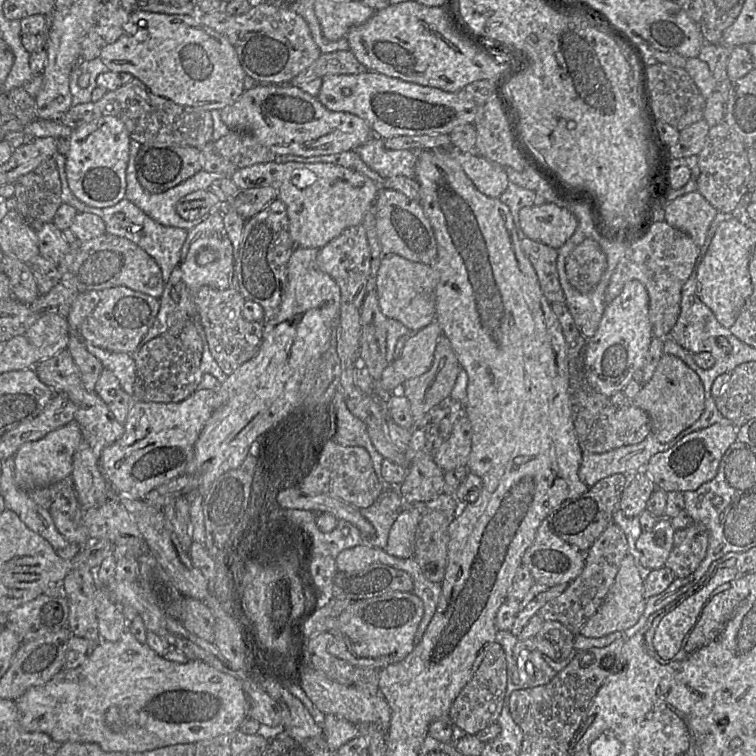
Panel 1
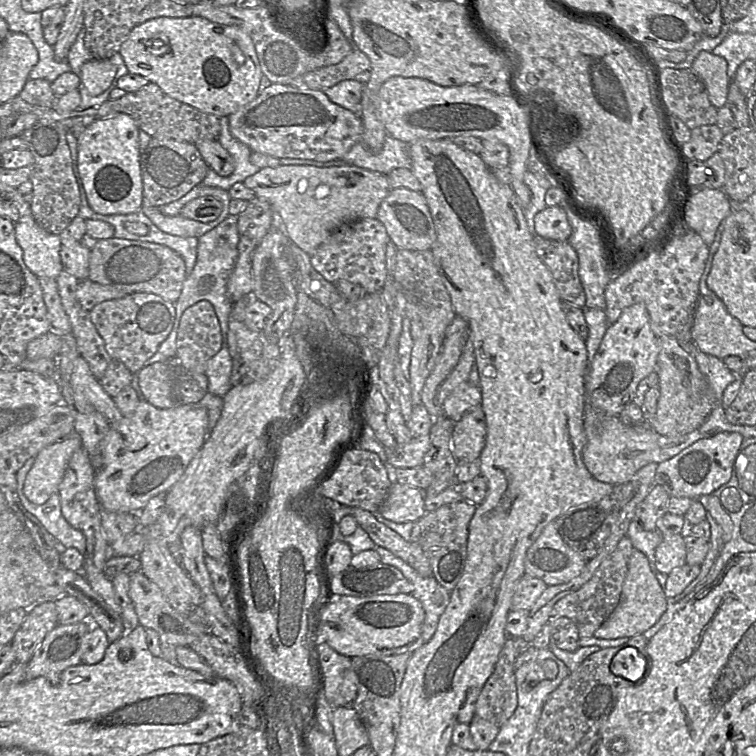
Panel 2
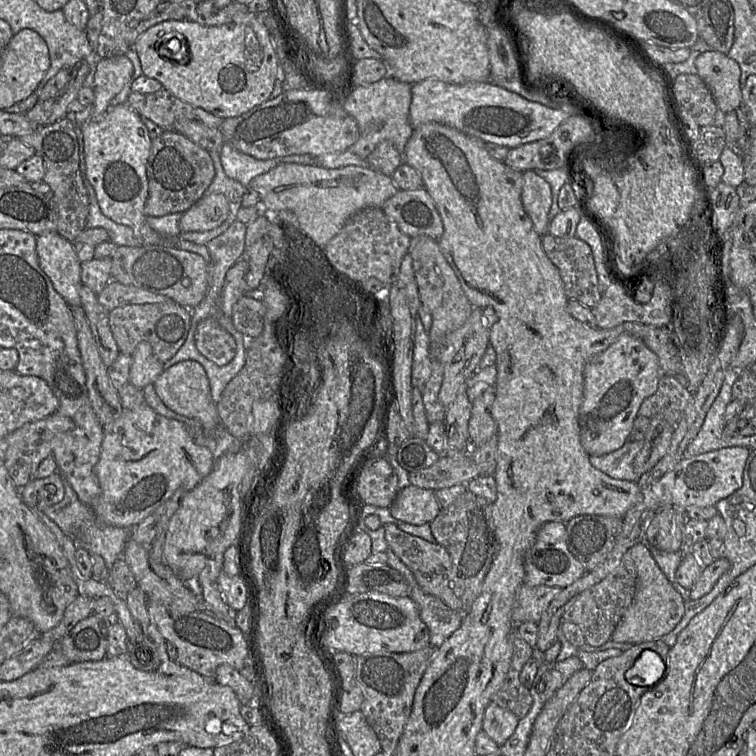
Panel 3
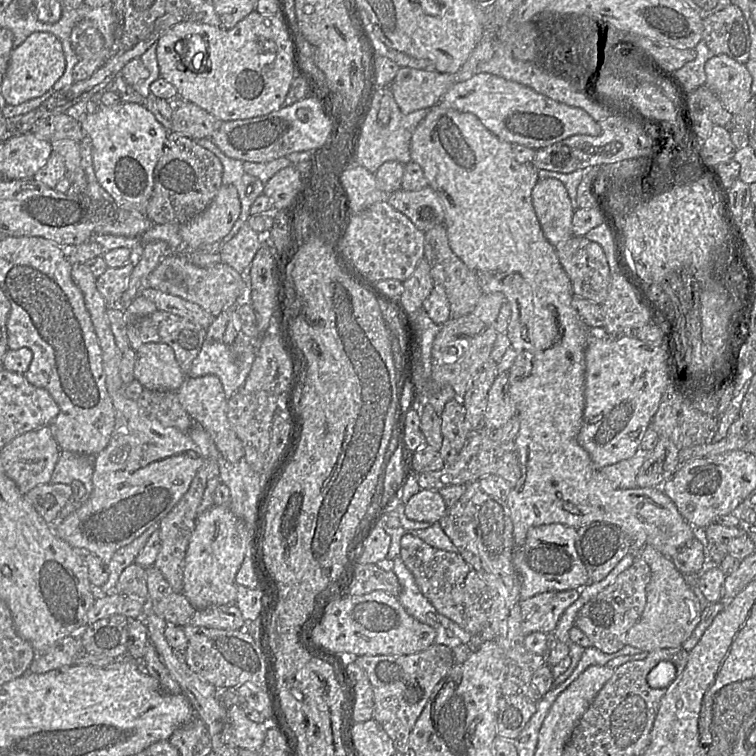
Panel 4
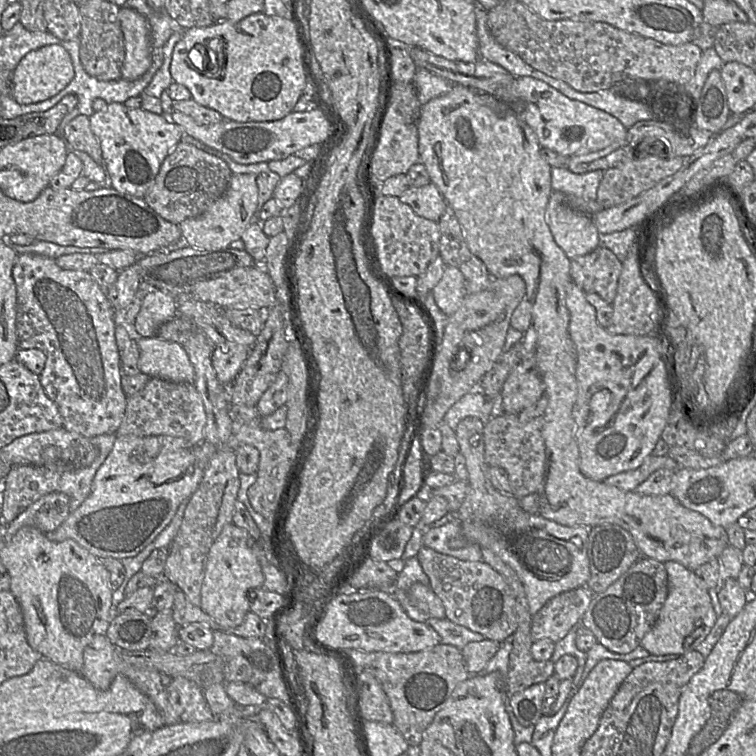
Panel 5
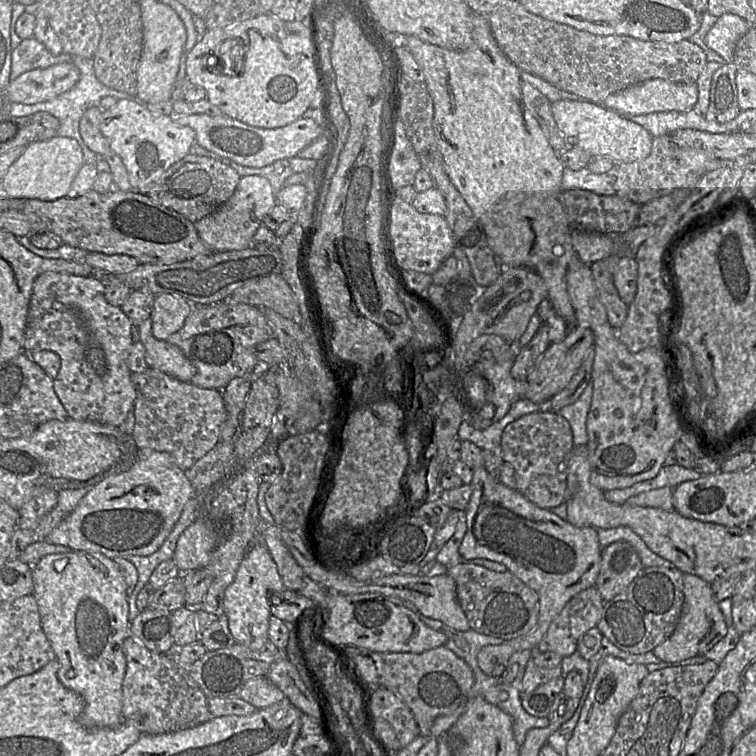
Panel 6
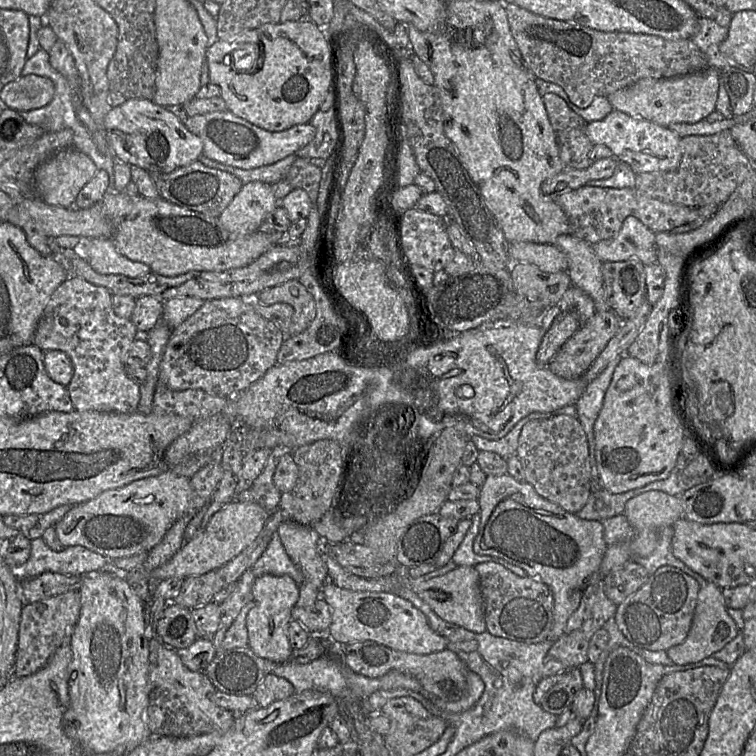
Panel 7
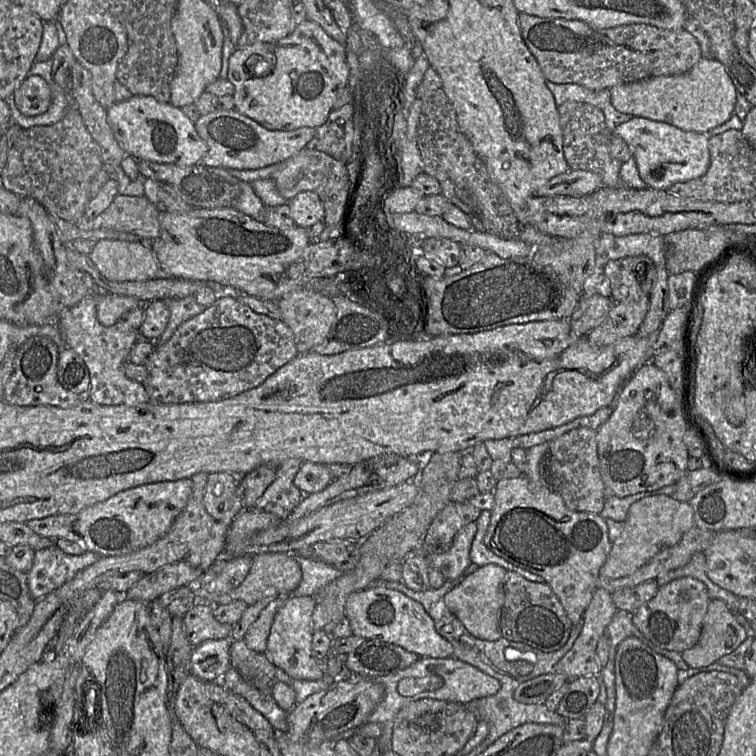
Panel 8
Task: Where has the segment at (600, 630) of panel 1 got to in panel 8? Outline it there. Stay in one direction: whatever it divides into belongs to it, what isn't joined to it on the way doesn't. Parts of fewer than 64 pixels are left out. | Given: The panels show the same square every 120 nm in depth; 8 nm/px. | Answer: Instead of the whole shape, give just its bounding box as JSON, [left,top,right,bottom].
[682,599,748,668]

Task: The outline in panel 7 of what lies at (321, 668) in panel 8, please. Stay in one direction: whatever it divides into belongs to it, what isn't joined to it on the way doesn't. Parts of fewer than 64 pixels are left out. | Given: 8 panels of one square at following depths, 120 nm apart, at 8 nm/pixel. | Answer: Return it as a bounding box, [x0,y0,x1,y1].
[246,574,299,663]

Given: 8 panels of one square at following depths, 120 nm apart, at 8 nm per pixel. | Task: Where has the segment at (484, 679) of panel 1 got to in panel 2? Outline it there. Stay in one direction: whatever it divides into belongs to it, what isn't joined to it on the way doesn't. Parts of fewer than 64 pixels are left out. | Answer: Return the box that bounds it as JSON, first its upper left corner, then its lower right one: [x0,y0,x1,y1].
[475,637,518,726]

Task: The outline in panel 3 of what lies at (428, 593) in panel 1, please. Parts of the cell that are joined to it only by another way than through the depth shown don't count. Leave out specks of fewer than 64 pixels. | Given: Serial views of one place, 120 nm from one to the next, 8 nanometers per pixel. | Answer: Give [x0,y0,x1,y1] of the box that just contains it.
[387,549,462,646]

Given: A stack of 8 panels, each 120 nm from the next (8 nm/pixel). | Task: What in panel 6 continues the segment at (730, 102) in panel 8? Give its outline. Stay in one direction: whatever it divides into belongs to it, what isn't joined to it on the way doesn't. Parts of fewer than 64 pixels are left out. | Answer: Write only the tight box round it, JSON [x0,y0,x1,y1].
[597,79,698,116]

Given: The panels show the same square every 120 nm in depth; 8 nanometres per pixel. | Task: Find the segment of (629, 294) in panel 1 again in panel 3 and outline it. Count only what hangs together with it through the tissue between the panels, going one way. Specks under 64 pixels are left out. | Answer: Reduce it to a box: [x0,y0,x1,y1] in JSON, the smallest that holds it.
[579,334,662,455]

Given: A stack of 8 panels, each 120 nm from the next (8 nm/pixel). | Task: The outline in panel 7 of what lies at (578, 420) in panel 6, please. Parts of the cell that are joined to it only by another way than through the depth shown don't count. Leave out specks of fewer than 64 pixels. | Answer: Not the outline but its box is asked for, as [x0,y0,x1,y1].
[575,360,619,471]

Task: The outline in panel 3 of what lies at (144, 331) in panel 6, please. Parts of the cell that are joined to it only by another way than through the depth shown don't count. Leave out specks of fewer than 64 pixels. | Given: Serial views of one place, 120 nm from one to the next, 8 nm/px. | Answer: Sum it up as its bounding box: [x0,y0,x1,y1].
[129,342,165,389]

